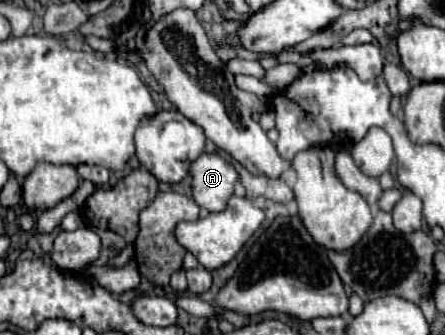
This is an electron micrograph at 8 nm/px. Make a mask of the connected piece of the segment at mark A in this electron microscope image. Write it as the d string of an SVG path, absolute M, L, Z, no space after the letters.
M201 153L189 165L193 199L207 211L223 211L237 183L235 167L217 153Z

